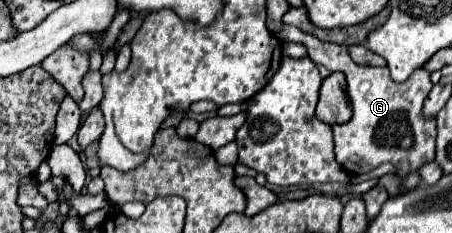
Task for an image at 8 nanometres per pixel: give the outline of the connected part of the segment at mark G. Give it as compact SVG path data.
M285 25L283 27L283 35L279 35L281 41L293 41L293 43L303 43L309 49L309 57L313 63L325 65L329 71L341 71L347 77L347 97L353 109L353 117L343 123L343 125L333 125L333 135L335 135L335 157L337 163L349 174L369 173L371 169L379 167L381 163L391 163L397 171L397 175L403 179L409 173L415 173L419 167L423 167L425 163L431 163L435 159L435 119L423 119L421 117L421 107L425 97L429 95L433 83L429 81L429 73L425 69L419 69L411 75L411 79L407 79L407 83L395 83L389 77L387 67L363 67L357 65L351 57L345 45L335 45L335 43L325 43L319 41L317 37L299 31L297 27Z

